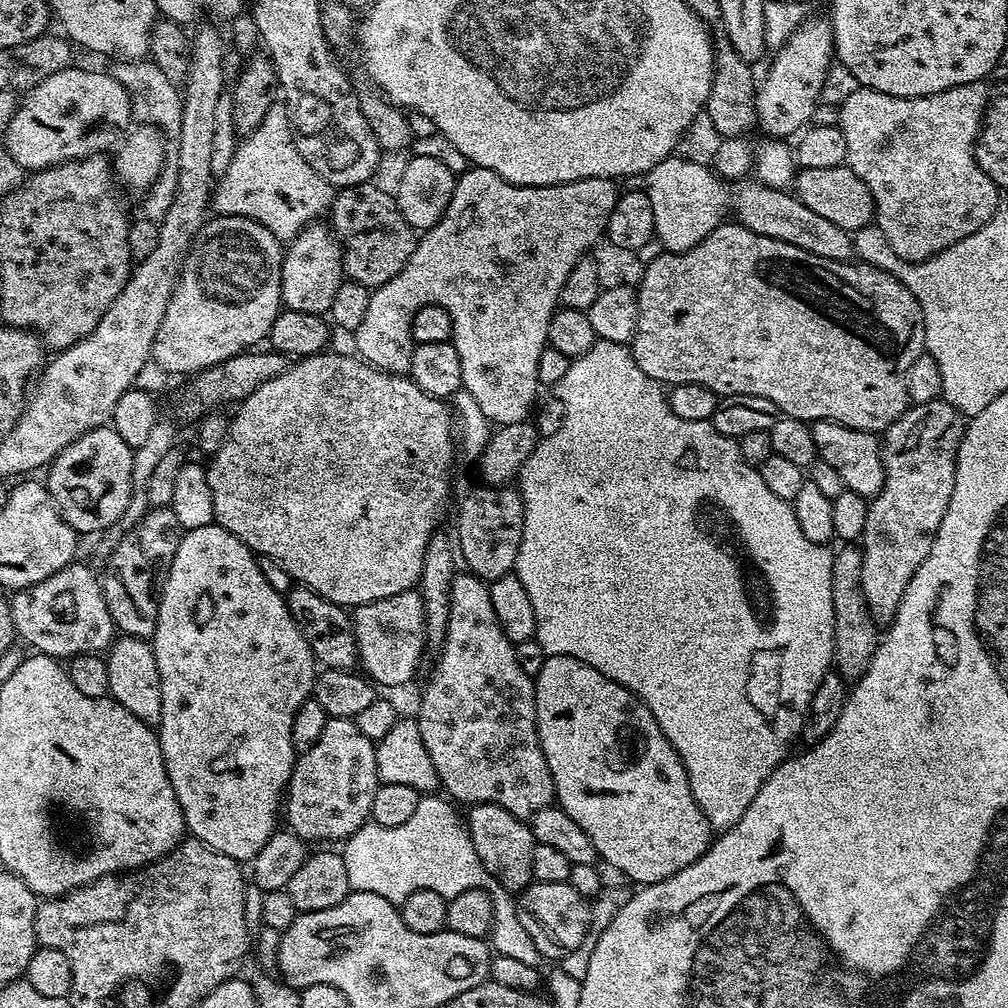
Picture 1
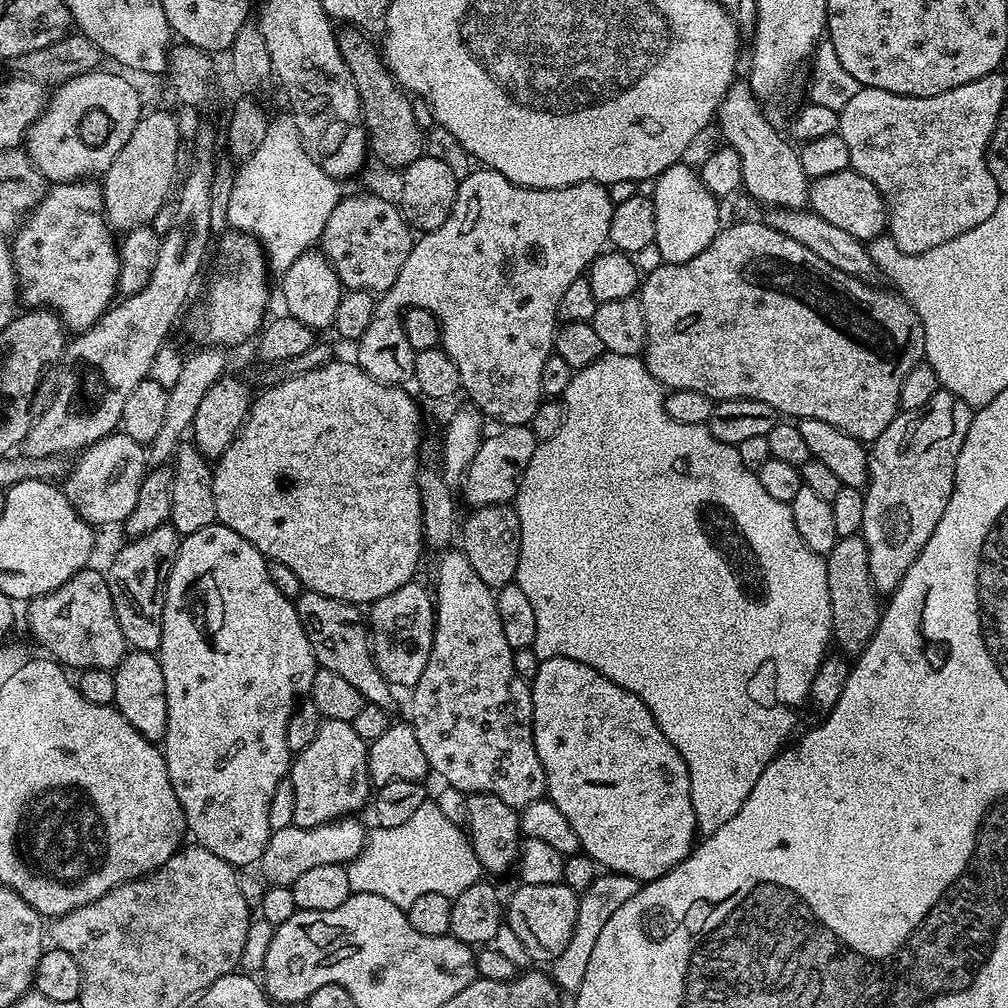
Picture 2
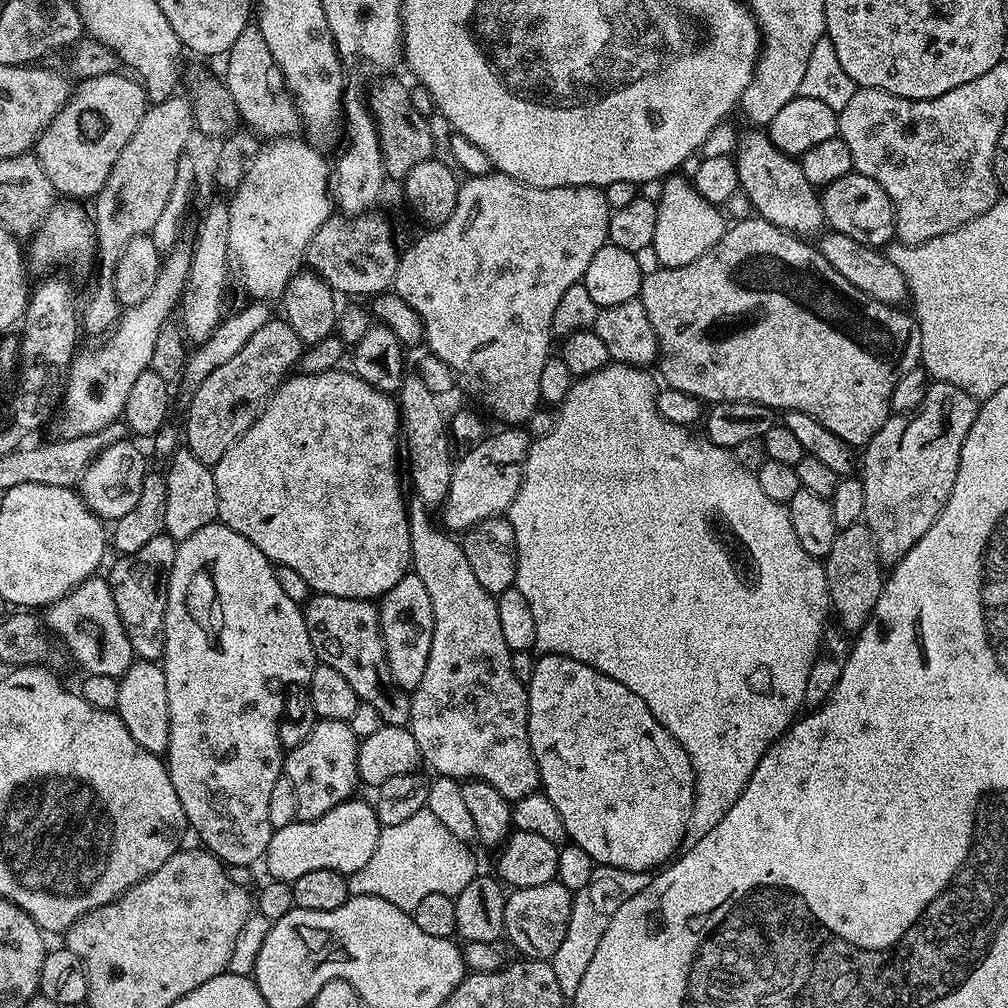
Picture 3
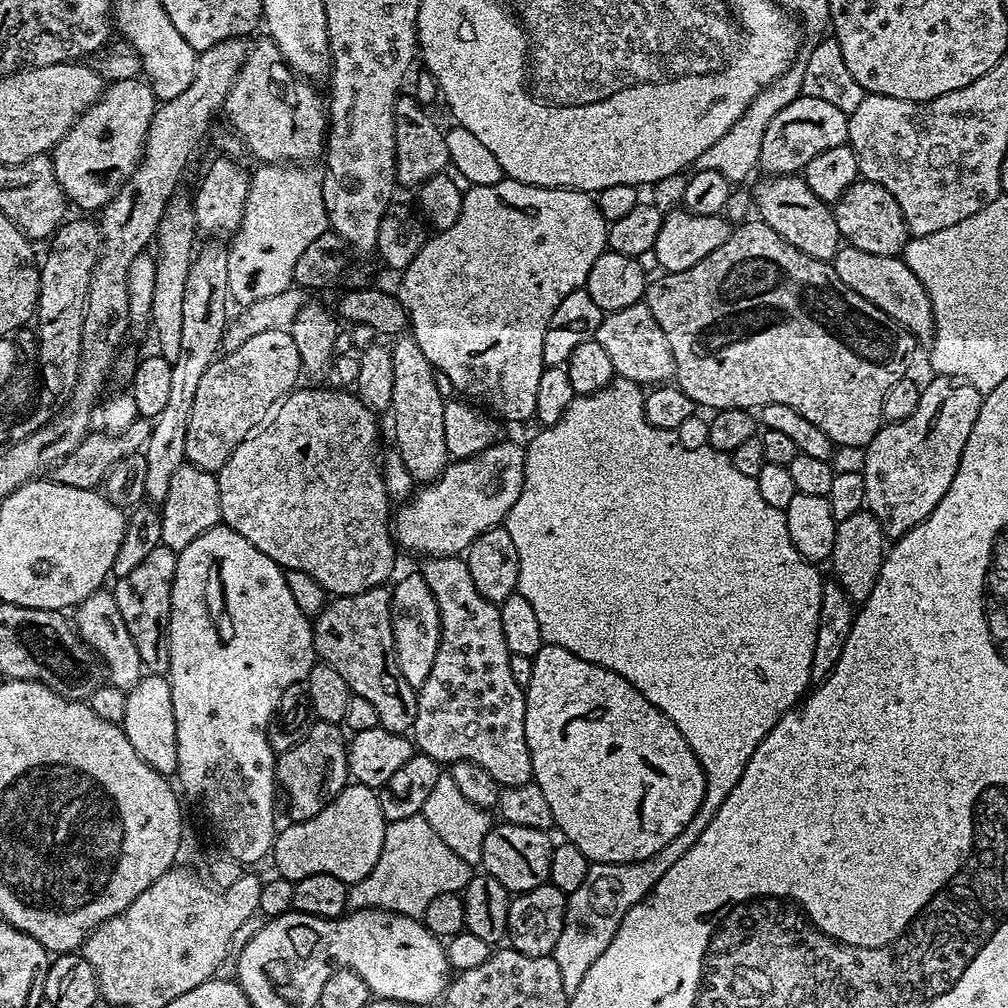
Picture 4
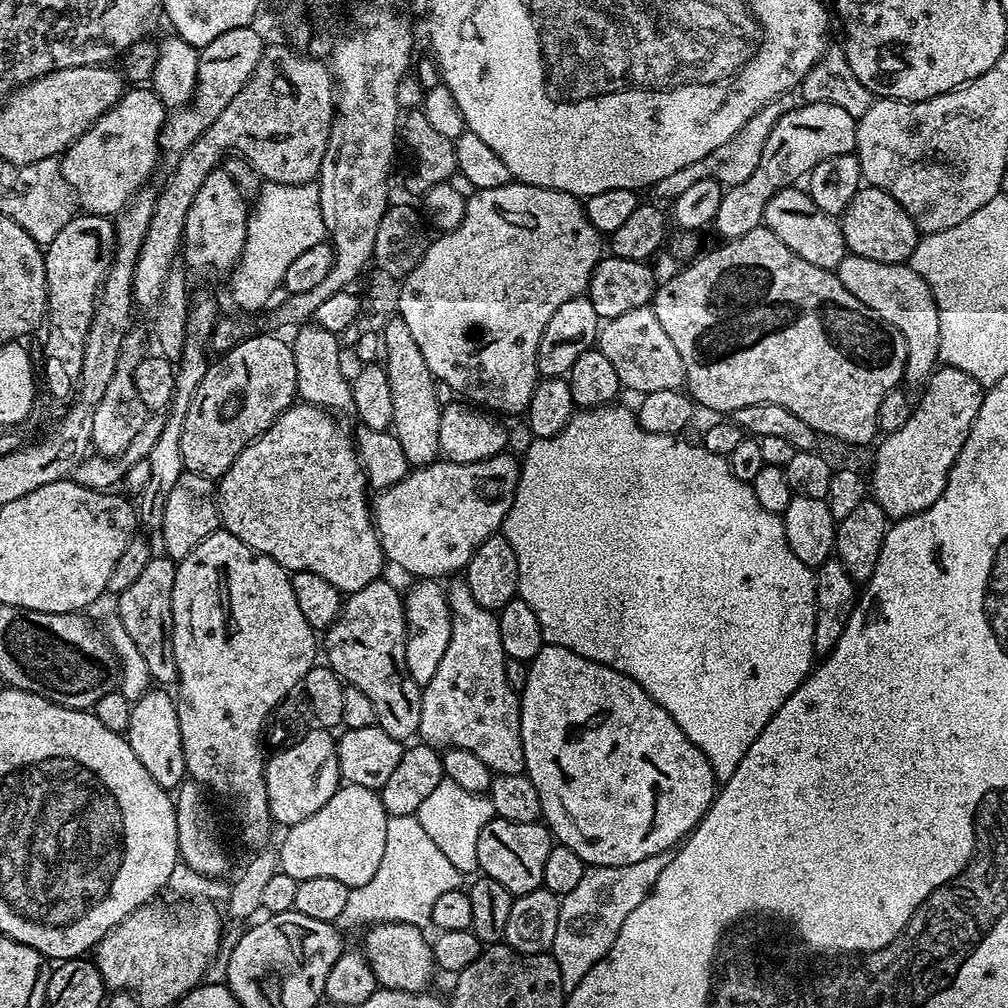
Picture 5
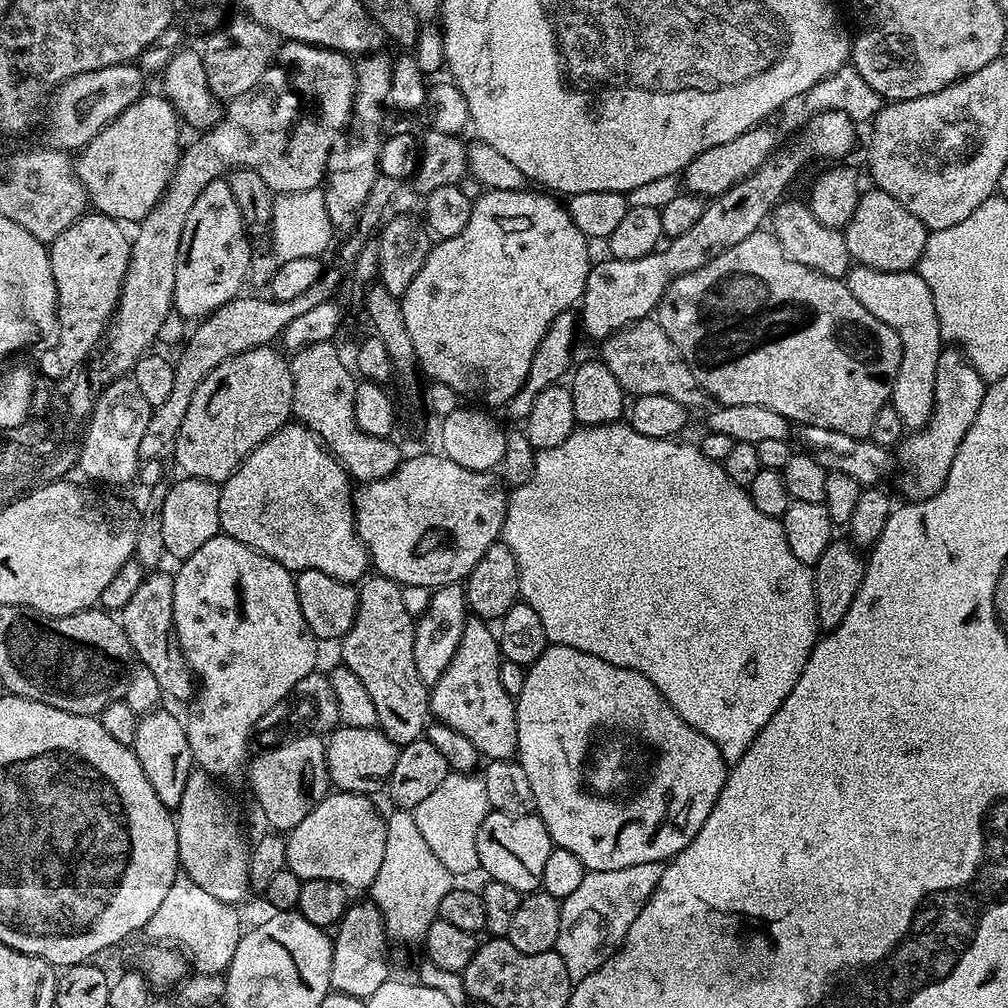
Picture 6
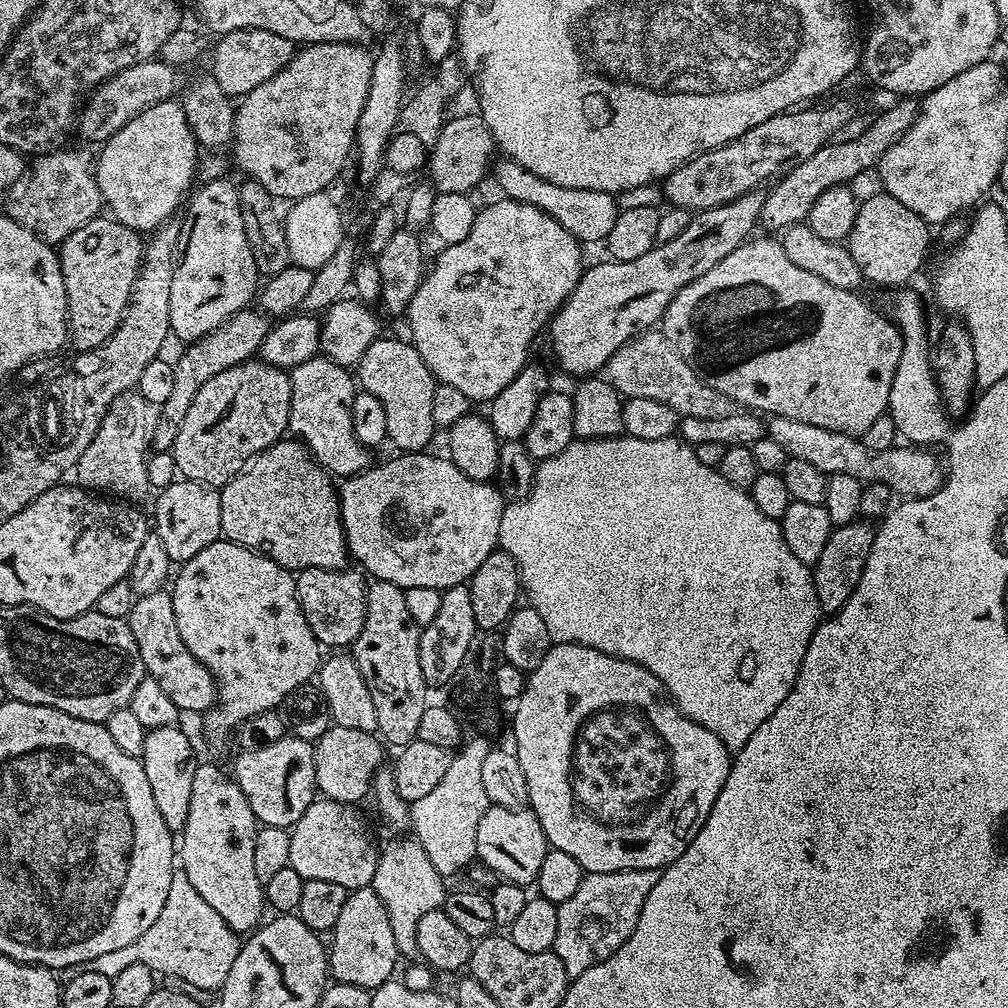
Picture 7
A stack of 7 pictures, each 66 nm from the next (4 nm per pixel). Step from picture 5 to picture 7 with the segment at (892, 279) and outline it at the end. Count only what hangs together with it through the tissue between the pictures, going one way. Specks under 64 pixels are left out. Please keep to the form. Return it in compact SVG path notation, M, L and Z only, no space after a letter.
M896 290L891 293L892 312L890 319L900 329L902 338L902 358L898 358L898 370L894 370L894 382L890 386L890 398L888 399L887 415L894 418L894 426L901 437L904 436L912 446L936 446L943 445L950 435L948 428L949 413L944 406L944 397L940 394L940 387L936 384L936 372L932 369L933 341L928 340L928 320L924 317L924 304L912 292L908 290Z

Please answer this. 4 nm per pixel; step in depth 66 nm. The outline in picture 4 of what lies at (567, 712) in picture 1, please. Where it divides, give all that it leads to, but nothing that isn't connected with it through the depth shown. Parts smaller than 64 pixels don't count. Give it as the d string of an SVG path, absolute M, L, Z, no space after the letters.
M545 644L538 650L538 654L532 657L532 673L524 701L526 702L526 746L530 750L533 781L542 790L542 794L546 794L546 803L550 806L553 825L557 829L560 827L560 832L564 835L561 837L567 843L578 846L578 850L582 850L582 854L586 854L586 858L592 864L642 862L650 858L650 854L658 854L662 846L674 842L674 838L678 838L678 834L686 830L690 818L694 818L694 814L700 812L706 790L706 778L694 750L690 750L690 742L682 738L682 730L678 730L678 726L674 726L674 722L670 722L670 718L666 718L666 714L662 714L658 706L646 702L646 698L642 698L642 694L638 694L638 690L634 690L634 686L630 686L630 682L626 682L626 678L622 678L614 670L606 670L602 666L586 662L570 654L570 650L562 650L562 646Z

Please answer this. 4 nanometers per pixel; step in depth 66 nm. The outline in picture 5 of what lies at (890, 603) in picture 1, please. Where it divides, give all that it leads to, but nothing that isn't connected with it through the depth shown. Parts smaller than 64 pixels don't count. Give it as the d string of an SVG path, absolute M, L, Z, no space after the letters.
M940 366L928 377L924 390L924 397L921 398L920 404L918 400L913 407L912 417L906 422L906 426L902 426L902 430L887 433L883 437L884 441L881 439L875 445L876 461L872 464L870 496L893 521L925 512L927 508L934 506L934 502L938 502L942 490L948 486L950 470L955 466L958 454L964 449L970 426L974 418L978 418L978 410L984 401L986 388L973 376L966 374L966 370Z

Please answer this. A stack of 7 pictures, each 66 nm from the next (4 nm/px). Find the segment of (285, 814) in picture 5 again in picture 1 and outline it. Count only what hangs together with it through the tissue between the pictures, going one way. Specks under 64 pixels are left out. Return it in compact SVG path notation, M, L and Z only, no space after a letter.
M329 718L318 742L314 742L314 746L310 746L310 750L297 755L296 765L292 768L292 776L288 779L286 789L287 827L305 842L311 842L311 840L343 842L353 836L363 824L369 823L374 806L374 794L380 789L380 786L374 741L366 738L366 734L362 734L362 730L358 730L355 720Z

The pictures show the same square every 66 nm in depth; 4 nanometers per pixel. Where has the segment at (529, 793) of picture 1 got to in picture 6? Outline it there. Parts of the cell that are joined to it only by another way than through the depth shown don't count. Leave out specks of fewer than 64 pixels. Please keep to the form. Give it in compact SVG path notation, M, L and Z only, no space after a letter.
M479 618L465 619L462 642L458 642L458 650L454 650L446 674L431 685L428 706L439 723L470 738L481 757L489 761L511 760L517 755L518 746L516 701L502 690L502 682L498 679L502 659L500 642L497 633L488 628L491 627Z

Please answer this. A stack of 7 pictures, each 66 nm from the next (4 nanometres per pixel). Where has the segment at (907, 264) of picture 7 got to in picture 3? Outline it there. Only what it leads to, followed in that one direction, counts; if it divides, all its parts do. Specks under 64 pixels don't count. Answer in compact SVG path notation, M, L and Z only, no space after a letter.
M855 170L848 172L838 182L827 185L822 192L825 225L833 232L846 234L854 242L862 242L867 248L883 249L893 243L896 235L896 211L890 194Z

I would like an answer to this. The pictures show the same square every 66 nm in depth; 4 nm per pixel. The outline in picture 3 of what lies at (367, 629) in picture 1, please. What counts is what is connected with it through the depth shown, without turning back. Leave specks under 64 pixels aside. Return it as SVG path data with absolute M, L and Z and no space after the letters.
M415 574L403 576L379 601L380 609L380 633L384 639L384 654L388 658L388 669L392 679L400 690L411 690L422 682L422 674L426 670L426 662L430 658L430 646L434 638L434 606L430 606L430 593L422 583L422 578Z

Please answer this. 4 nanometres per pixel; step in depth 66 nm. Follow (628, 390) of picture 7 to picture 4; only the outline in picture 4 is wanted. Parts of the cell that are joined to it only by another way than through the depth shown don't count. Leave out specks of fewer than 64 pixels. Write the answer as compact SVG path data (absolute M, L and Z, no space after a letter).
M647 303L607 313L598 326L596 340L602 350L610 354L610 362L619 379L641 386L660 386L673 379L676 367L674 354L670 354L670 342L666 342L666 334L662 334L662 326L658 326L654 314L650 314Z

